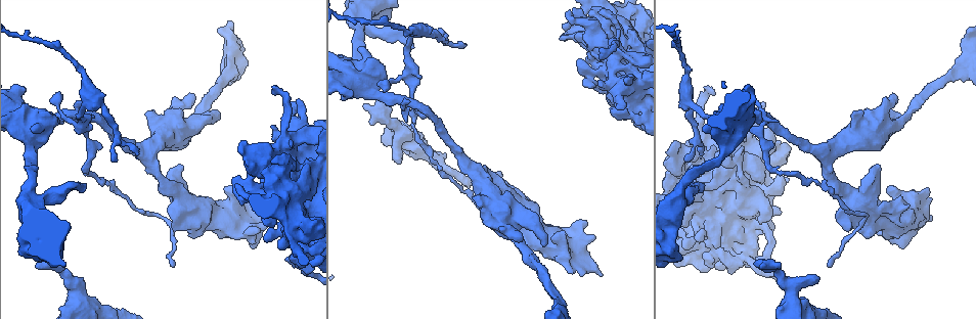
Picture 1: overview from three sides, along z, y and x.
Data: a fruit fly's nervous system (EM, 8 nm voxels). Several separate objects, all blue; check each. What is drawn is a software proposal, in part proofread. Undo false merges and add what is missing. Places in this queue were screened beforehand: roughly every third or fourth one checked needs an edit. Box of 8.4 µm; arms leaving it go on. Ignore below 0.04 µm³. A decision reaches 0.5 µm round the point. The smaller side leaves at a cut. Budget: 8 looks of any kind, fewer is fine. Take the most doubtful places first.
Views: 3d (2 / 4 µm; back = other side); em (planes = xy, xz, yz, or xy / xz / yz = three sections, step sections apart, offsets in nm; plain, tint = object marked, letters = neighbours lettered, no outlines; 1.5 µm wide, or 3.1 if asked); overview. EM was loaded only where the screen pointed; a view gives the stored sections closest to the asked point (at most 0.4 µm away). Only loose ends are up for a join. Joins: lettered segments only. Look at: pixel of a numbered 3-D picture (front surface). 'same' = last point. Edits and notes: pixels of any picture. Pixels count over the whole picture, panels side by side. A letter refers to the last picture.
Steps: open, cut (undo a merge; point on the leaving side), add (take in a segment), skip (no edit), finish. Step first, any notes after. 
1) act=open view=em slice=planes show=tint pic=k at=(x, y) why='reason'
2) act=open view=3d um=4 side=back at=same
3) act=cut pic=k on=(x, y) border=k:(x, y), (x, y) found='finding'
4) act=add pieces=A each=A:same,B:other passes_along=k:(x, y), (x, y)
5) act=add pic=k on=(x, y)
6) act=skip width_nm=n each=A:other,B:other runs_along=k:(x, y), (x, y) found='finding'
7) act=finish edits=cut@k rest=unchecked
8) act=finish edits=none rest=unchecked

act=open view=em slice=planes show=letters pic=1 at=(362, 106) why='an open end'

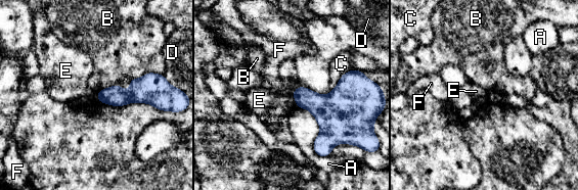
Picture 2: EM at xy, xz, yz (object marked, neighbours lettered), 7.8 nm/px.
act=skip each=A:other,B:other,C:other,D:other,E:other,F:other border=2:(299, 85), (291, 94) found='no lettered segment goes on from it'

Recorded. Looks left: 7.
act=open view=em slice=planes show=letters pic=1 at=(599, 80) why='an open end'

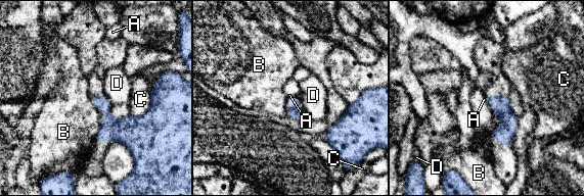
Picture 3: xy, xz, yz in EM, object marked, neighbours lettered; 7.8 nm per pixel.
act=skip each=A:other,B:other,C:other,D:other found='none of them fits'

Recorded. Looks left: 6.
act=open view=em slice=planes show=letters pic=1 at=(678, 259) why='abrupt turn'

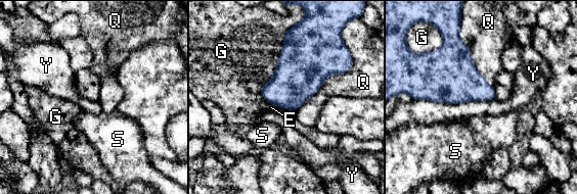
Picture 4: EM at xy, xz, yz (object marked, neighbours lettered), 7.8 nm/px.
act=skip longest_contact=Y:650nm each=E:other,G:other,Q:other,S:other,Y:other border=4:(494, 98), (457, 103), (413, 100) found='all the same neuron'

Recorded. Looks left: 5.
act=finish edits=none rest=unchecked

